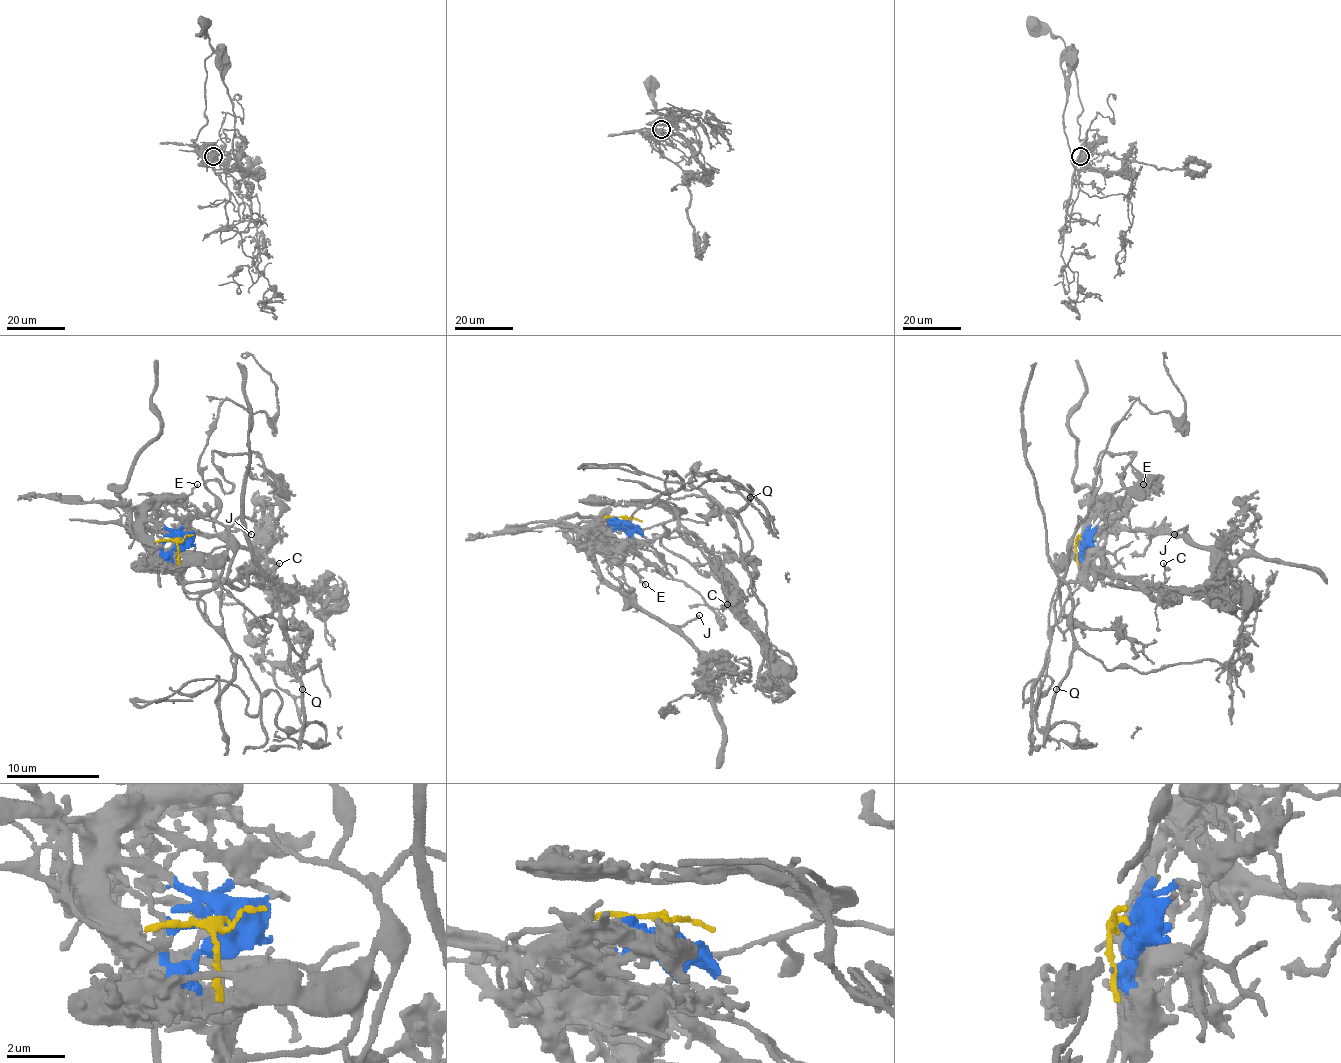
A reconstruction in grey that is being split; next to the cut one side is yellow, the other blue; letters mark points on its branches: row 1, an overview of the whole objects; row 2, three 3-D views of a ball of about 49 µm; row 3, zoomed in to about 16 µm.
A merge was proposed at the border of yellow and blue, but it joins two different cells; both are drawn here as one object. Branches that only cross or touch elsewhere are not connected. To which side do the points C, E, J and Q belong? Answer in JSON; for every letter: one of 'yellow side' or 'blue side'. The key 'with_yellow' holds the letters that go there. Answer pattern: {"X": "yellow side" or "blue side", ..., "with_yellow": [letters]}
{"C": "yellow side", "E": "blue side", "J": "blue side", "Q": "yellow side", "with_yellow": ["C", "Q"]}

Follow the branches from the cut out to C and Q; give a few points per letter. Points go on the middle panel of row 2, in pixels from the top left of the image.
C: (627, 520), (653, 503), (646, 501), (664, 501), (676, 529), (725, 580), (723, 606), (727, 604)
Q: (627, 520), (639, 508), (653, 503), (646, 501), (706, 496), (716, 506), (711, 510), (737, 513), (751, 496)

